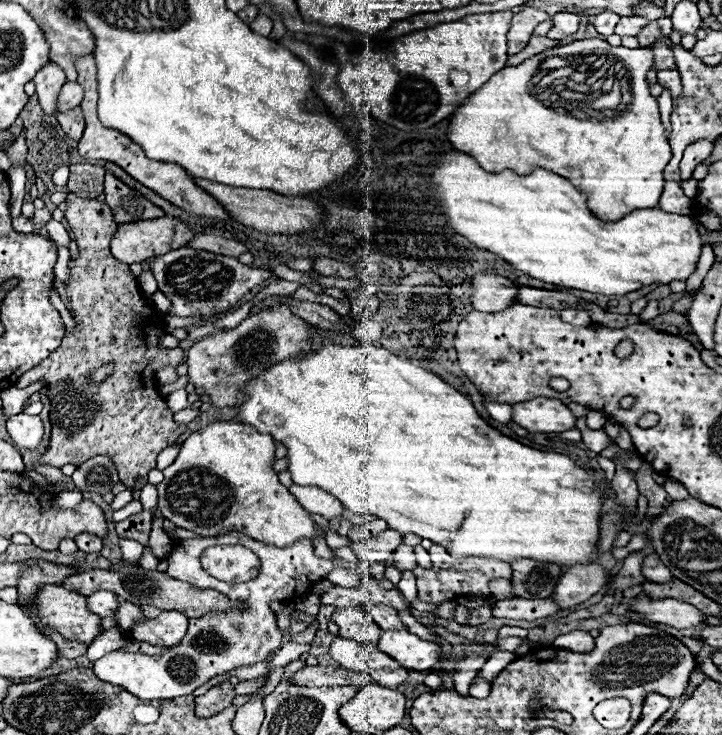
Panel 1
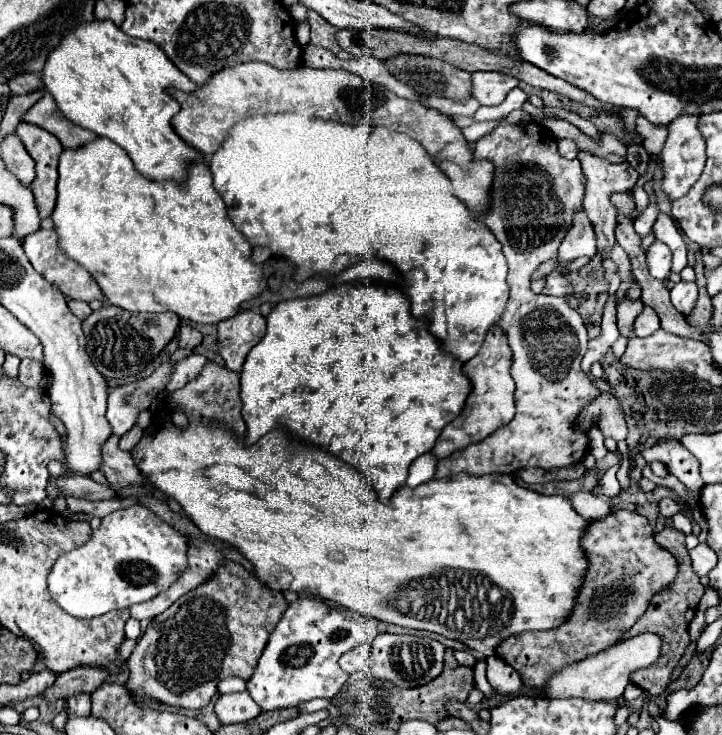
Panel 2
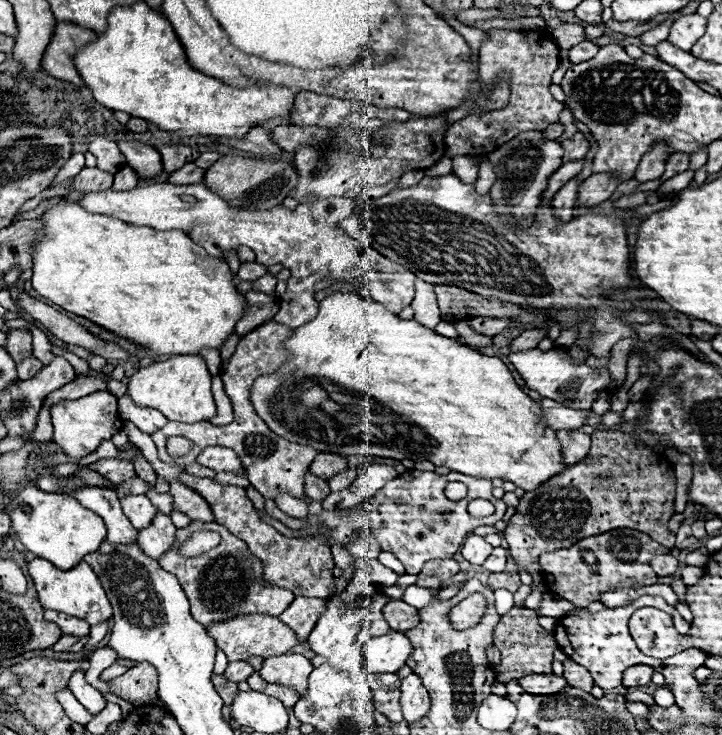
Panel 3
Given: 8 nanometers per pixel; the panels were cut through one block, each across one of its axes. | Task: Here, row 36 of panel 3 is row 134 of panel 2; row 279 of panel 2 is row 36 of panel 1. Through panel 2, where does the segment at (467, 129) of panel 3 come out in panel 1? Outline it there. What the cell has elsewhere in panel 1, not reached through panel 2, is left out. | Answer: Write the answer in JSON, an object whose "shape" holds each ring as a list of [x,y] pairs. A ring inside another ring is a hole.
{"shape":[[[526,8],[518,14],[514,14],[512,24],[510,24],[510,32],[508,32],[508,54],[512,56],[512,54],[520,52],[528,44],[534,28],[548,18],[550,16],[538,8]]]}

